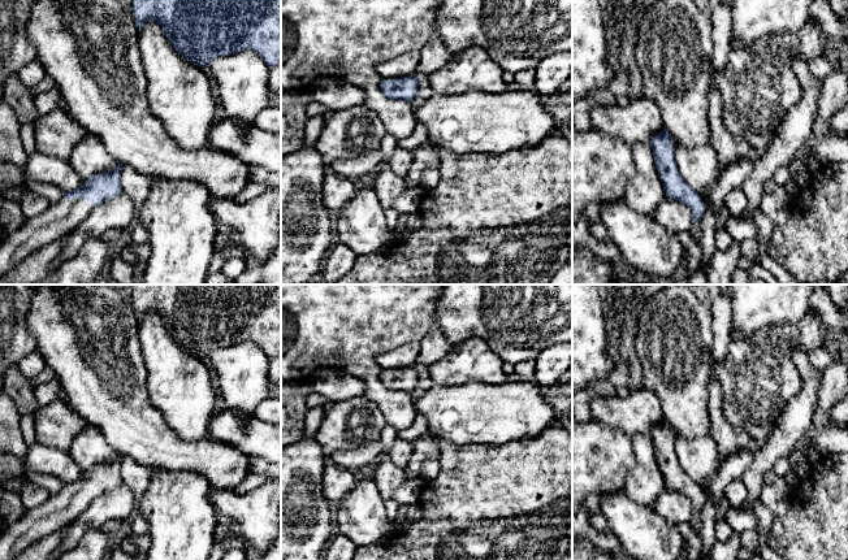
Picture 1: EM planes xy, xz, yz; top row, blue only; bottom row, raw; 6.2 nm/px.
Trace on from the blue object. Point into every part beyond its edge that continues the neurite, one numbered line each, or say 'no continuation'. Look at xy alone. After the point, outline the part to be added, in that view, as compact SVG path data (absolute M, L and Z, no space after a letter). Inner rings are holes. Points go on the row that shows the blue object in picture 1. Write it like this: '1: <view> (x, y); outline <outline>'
1: xy (56, 221); outline M62 197L43 213L27 218L20 229L1 235L0 279L34 251L66 236L94 208L88 200Z

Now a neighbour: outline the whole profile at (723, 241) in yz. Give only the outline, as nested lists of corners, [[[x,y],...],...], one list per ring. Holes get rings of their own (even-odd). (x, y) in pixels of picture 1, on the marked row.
[[[724,227],[718,229],[715,233],[717,251],[727,252],[734,244],[734,238],[727,233]]]

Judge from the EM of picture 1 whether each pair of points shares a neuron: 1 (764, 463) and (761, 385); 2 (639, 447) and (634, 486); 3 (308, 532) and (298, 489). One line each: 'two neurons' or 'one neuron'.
1: two neurons
2: one neuron
3: one neuron

